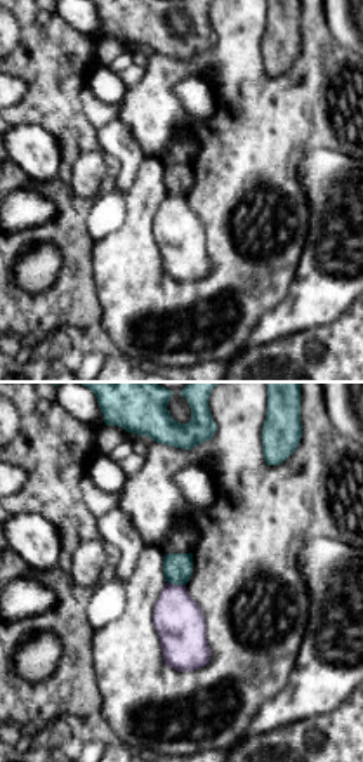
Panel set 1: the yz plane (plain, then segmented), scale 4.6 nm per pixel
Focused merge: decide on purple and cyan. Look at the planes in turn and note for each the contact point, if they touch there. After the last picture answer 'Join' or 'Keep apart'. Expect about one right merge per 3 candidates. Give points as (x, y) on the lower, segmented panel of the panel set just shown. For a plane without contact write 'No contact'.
Touches purple at (176, 585)

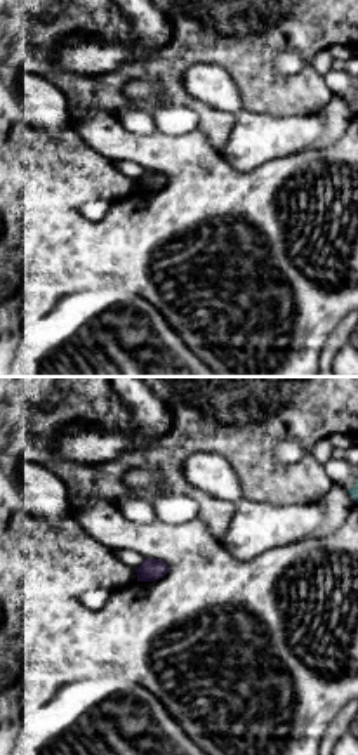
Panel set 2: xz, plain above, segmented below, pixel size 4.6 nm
No contact

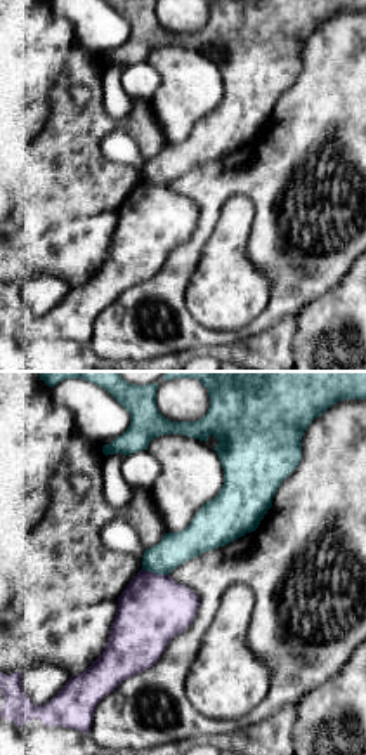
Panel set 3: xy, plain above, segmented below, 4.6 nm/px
Touches purple at (155, 573)

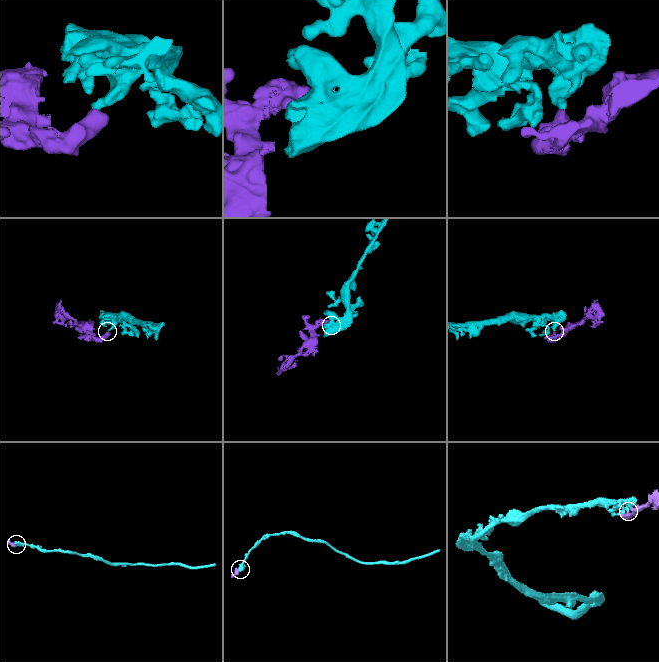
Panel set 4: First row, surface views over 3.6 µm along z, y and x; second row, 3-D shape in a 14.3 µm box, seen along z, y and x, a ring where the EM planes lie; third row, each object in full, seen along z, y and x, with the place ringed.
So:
Keep apart

